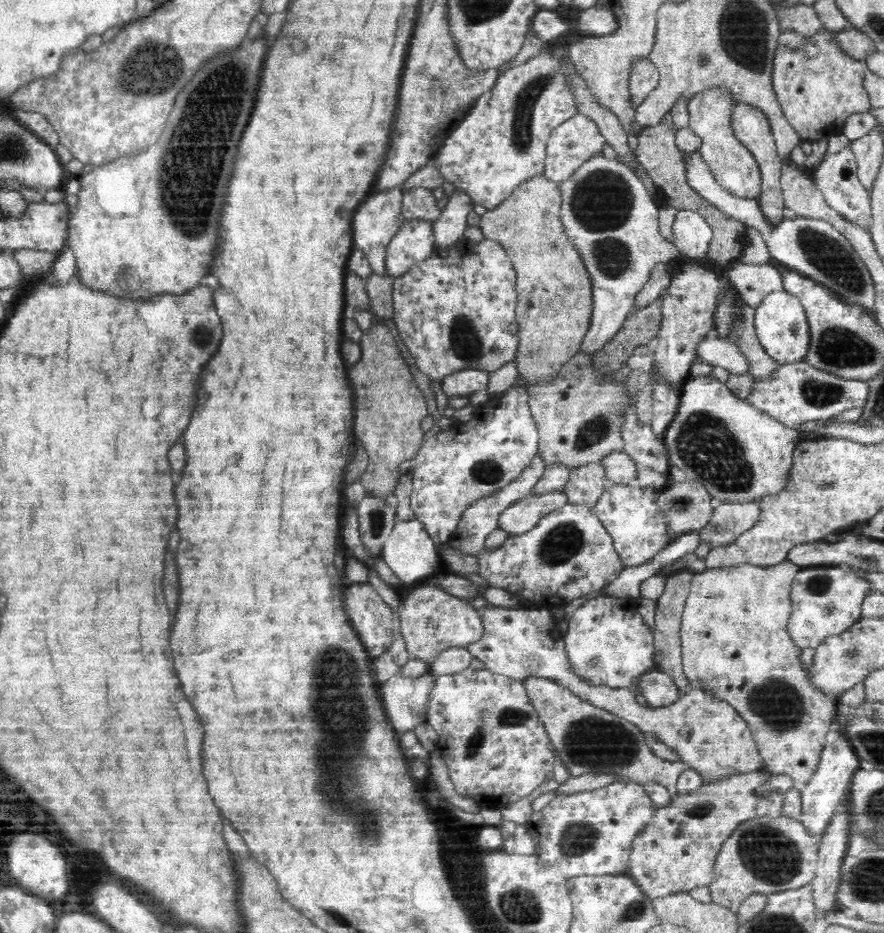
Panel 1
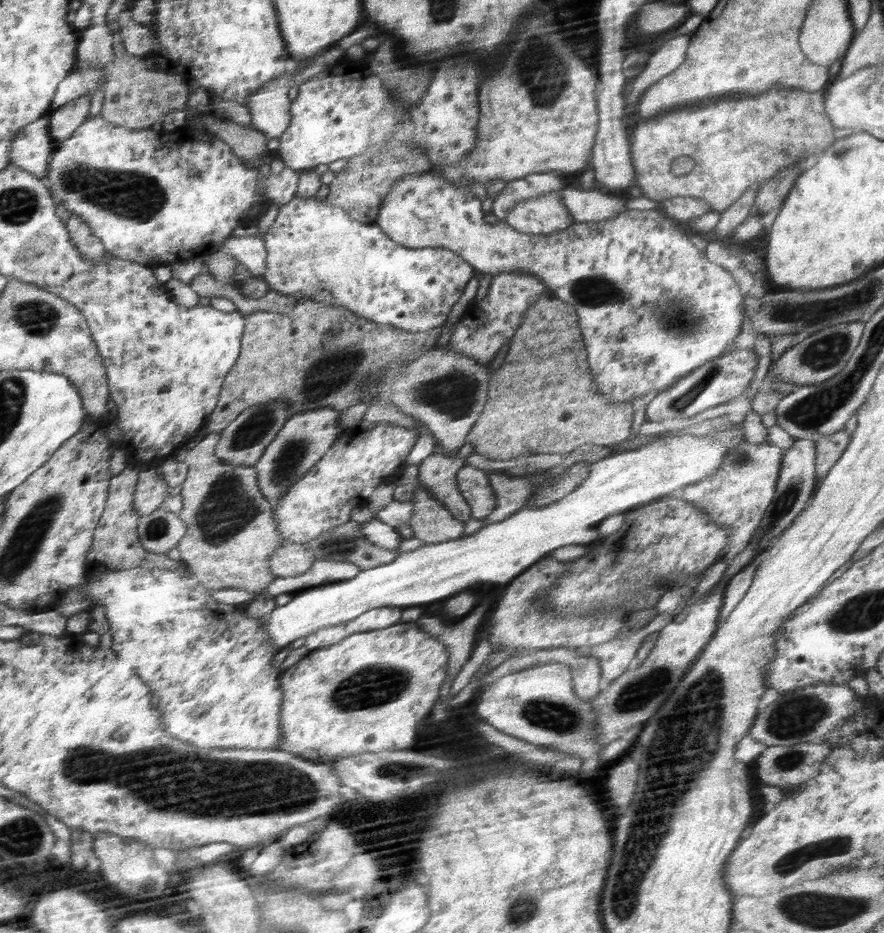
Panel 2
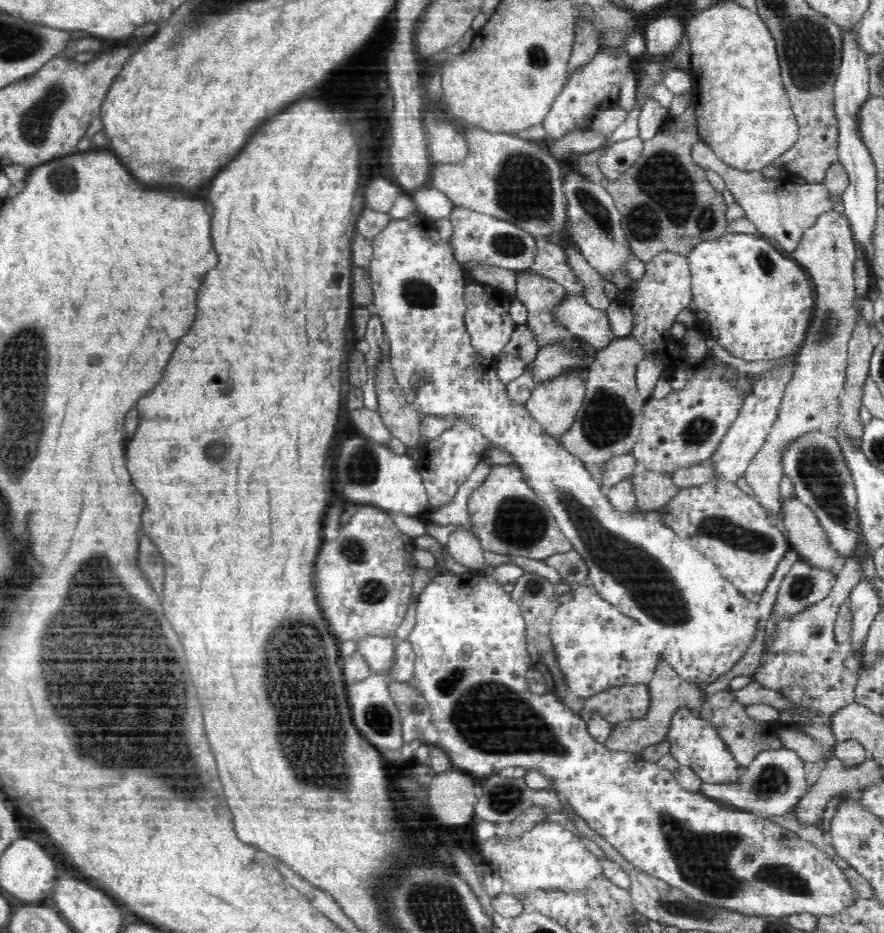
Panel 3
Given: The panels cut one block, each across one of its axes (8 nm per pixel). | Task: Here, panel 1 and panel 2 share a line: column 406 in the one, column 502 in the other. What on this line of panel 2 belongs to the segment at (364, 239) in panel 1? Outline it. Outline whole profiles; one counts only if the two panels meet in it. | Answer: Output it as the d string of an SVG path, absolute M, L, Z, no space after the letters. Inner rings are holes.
M549 192L511 206L502 222L518 232L549 235L554 231L570 228L573 218L561 200L561 192Z

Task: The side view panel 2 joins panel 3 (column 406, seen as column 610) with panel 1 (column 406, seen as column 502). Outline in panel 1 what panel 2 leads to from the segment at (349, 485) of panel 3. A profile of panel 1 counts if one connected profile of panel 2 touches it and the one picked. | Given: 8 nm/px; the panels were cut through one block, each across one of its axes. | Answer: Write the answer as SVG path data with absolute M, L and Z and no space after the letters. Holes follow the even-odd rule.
M397 519L380 555L402 583L419 583L432 577L434 570L442 562L432 537L426 532L424 525L416 519Z

